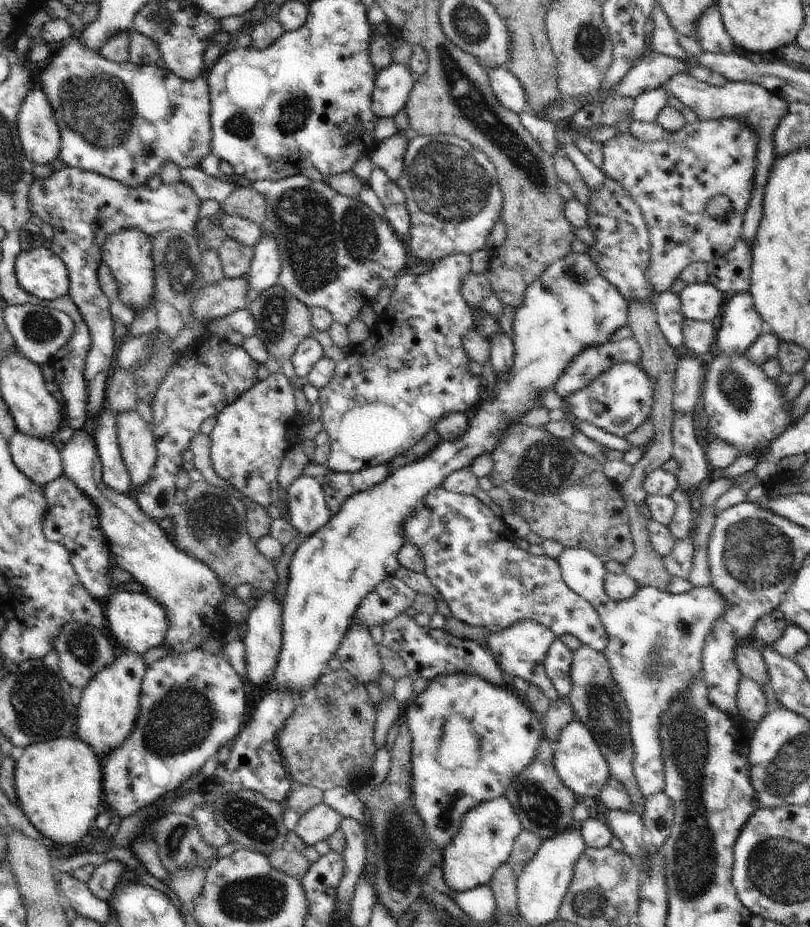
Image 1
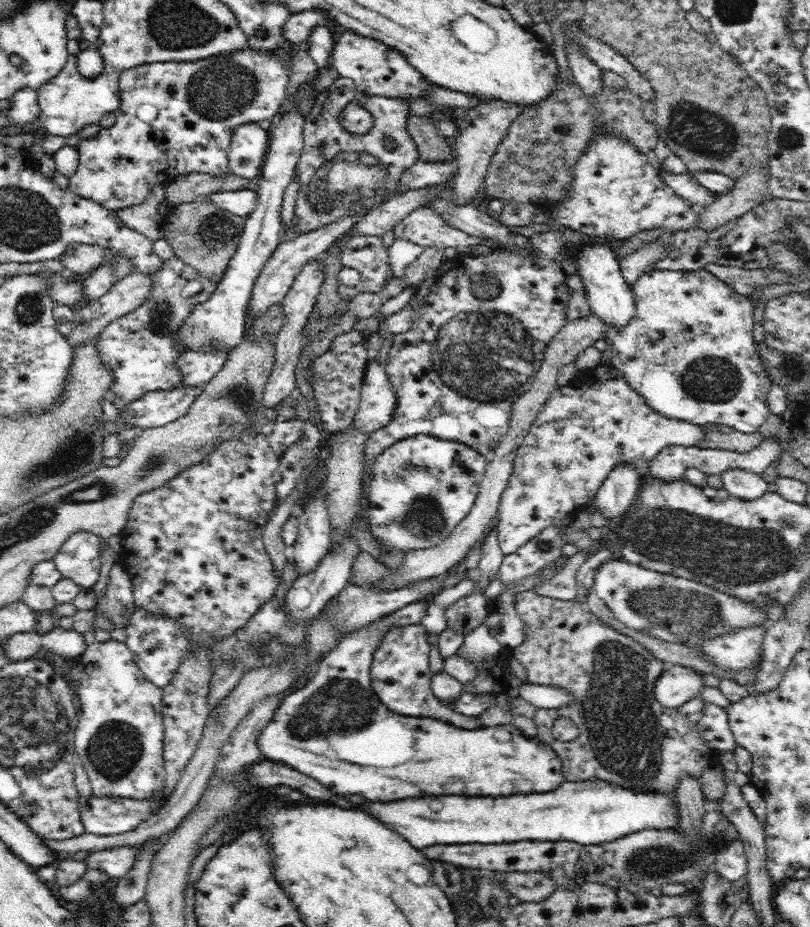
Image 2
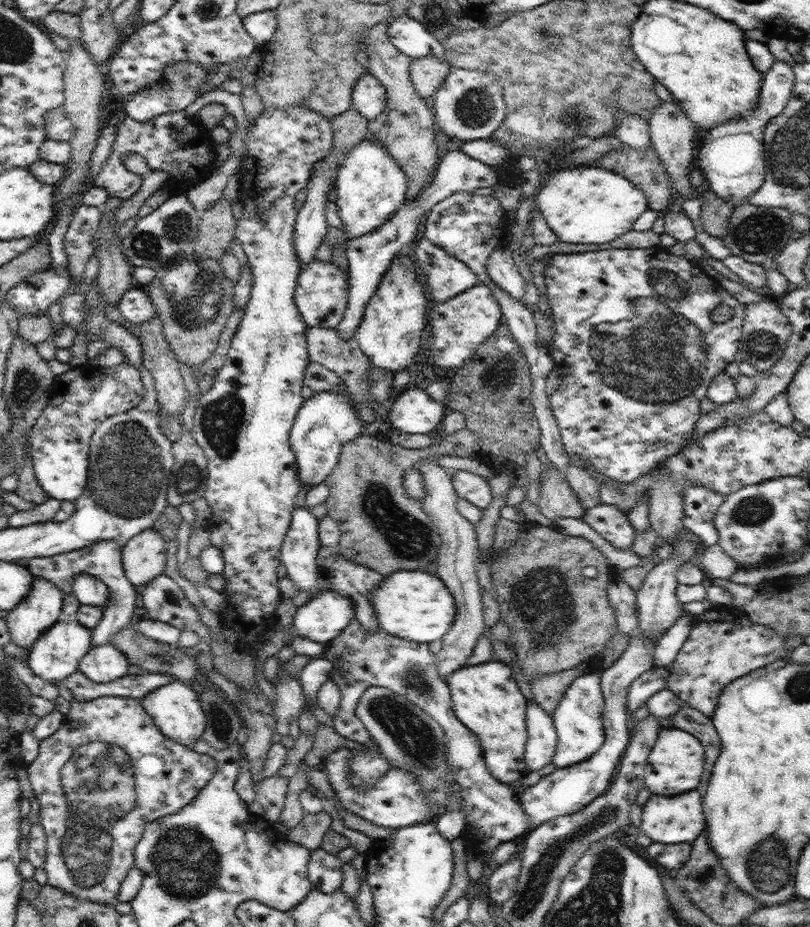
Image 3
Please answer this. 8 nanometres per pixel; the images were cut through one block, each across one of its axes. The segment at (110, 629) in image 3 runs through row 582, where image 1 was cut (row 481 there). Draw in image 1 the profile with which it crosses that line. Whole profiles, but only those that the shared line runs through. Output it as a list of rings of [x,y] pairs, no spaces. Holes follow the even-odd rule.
[[[108,407],[101,409],[97,415],[95,447],[103,466],[103,481],[106,486],[117,493],[128,494],[132,488],[128,469],[121,455],[121,446],[117,439],[116,414]],[[65,475],[42,487],[47,500],[47,513],[43,524],[44,536],[54,543],[63,544],[71,554],[71,563],[80,582],[103,603],[109,598],[112,560],[107,539],[99,525],[99,512],[95,504],[85,496]]]

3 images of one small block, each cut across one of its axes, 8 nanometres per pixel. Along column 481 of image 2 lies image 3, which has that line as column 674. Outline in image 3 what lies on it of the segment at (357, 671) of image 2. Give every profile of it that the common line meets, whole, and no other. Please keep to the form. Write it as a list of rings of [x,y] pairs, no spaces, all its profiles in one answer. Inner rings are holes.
[[[676,726],[662,727],[658,734],[657,742],[648,755],[644,768],[644,785],[652,795],[676,796],[698,786],[700,774],[704,769],[706,756],[703,745],[691,733],[679,730]]]

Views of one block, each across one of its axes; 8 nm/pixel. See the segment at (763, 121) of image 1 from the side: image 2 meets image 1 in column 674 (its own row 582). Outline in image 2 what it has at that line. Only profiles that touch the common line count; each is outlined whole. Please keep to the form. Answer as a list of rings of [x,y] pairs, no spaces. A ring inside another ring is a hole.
[[[86,531],[74,532],[68,536],[53,560],[60,574],[79,584],[82,589],[92,589],[98,582],[101,568],[101,539]]]

